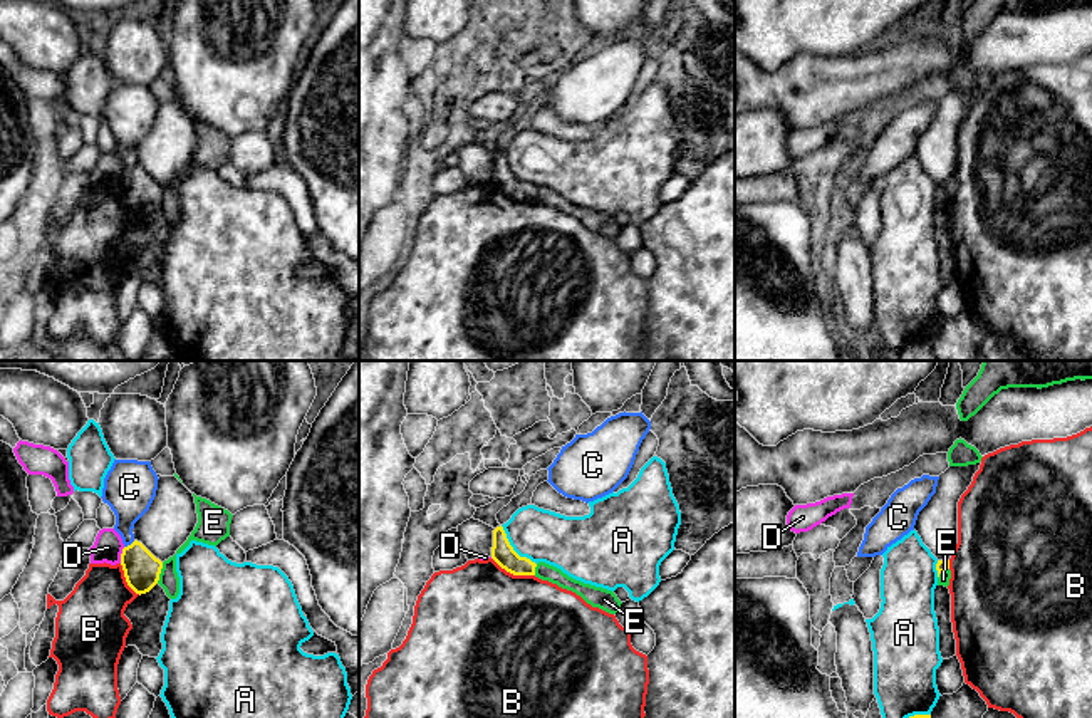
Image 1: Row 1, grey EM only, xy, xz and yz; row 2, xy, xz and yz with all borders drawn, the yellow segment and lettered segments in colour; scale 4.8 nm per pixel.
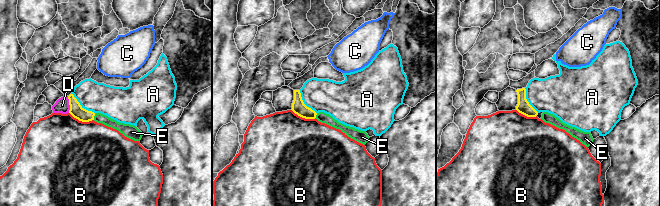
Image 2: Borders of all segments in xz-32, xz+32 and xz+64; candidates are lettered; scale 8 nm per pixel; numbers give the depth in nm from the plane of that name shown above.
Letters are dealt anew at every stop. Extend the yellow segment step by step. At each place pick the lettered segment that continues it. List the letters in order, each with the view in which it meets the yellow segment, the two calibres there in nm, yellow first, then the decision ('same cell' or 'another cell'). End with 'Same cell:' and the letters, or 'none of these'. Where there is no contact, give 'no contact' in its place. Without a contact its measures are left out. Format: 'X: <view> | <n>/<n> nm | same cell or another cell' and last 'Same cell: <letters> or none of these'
A: xz | 110/260 nm | another cell
B: xz | 110/500 nm | another cell
C: xy | 180/240 nm | another cell
D: xy | 180/140 nm | another cell
E: xy | 180/100 nm | another cell
Same cell: none of these

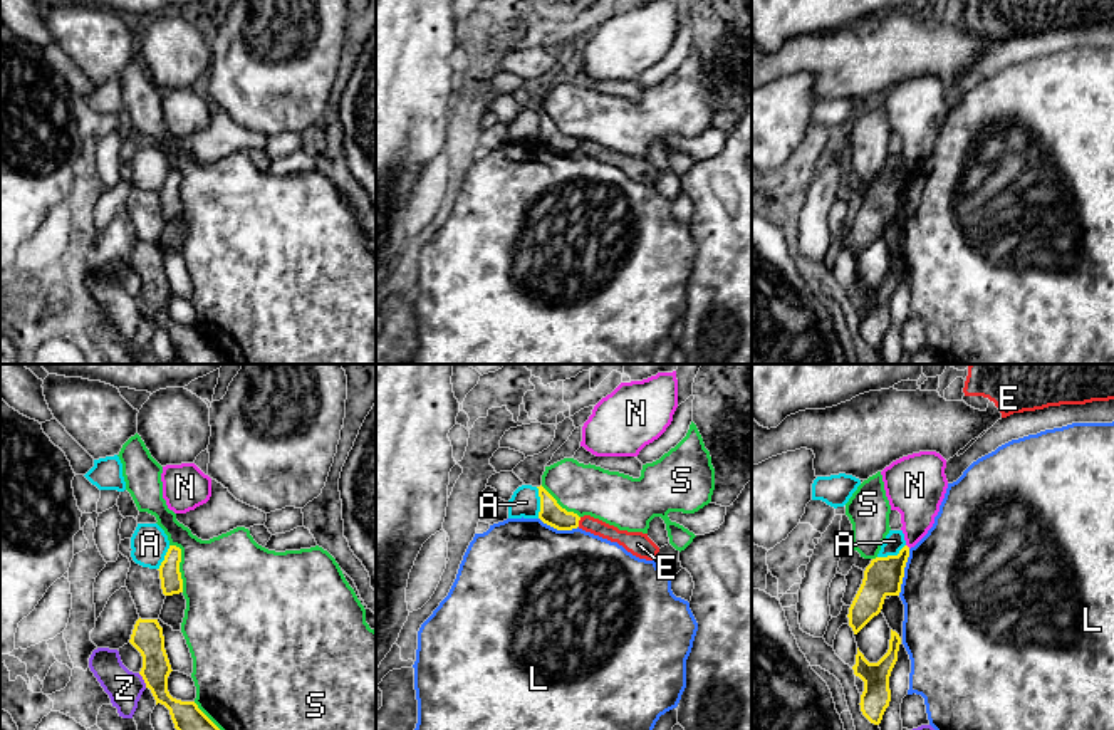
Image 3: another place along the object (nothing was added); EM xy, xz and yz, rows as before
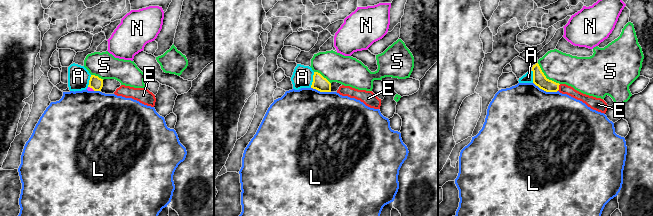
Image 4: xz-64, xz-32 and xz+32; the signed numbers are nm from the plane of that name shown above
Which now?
A: xz | 110/140 nm | another cell
E: xz | 110/80 nm | another cell
L: yz | 180/500 nm | another cell
N: no contact | another cell
S: xy | 110/440 nm | another cell
Z: xy | 150/170 nm | another cell
Same cell: none of these

